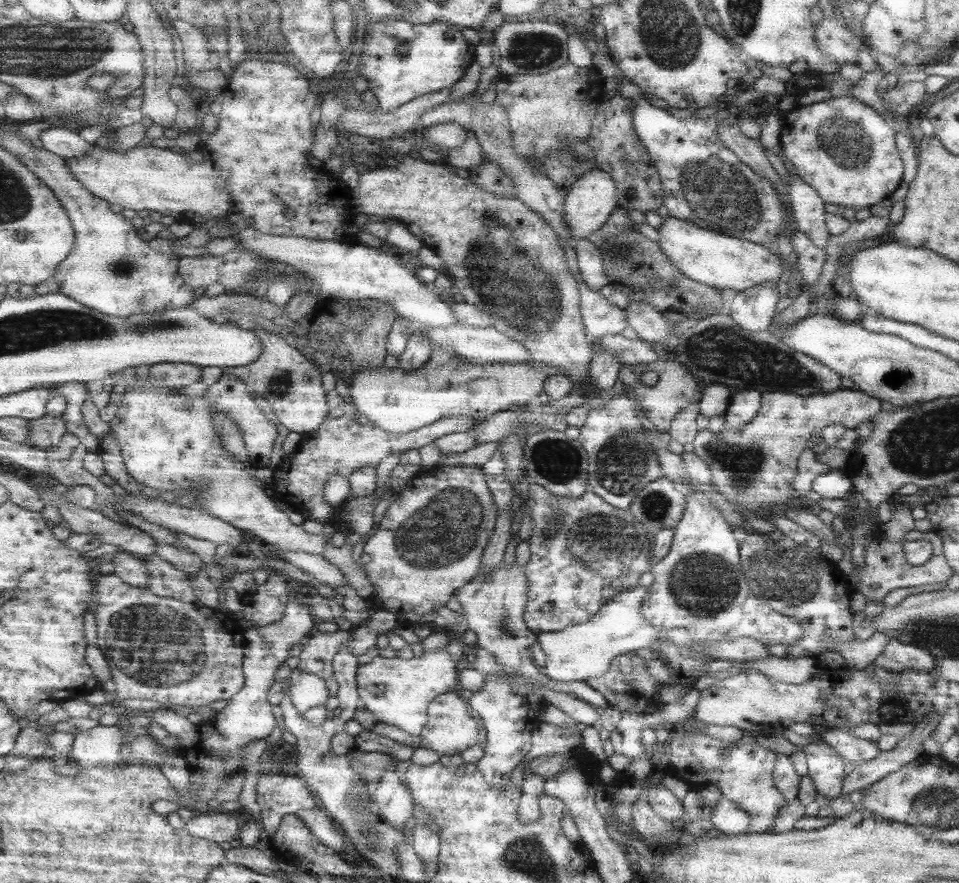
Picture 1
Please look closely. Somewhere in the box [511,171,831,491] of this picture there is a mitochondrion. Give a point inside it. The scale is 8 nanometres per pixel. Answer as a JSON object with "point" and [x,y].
{"point":[725,353]}

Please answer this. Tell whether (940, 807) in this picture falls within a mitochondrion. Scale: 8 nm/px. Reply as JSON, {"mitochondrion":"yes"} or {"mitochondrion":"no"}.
{"mitochondrion":"yes"}

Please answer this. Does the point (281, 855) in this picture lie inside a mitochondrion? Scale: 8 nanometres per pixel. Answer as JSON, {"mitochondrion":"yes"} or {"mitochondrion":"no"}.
{"mitochondrion":"no"}

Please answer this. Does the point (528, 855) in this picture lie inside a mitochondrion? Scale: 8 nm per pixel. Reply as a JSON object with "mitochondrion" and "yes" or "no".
{"mitochondrion":"yes"}

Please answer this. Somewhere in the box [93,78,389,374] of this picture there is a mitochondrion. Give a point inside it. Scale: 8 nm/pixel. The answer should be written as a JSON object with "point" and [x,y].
{"point":[159,325]}

